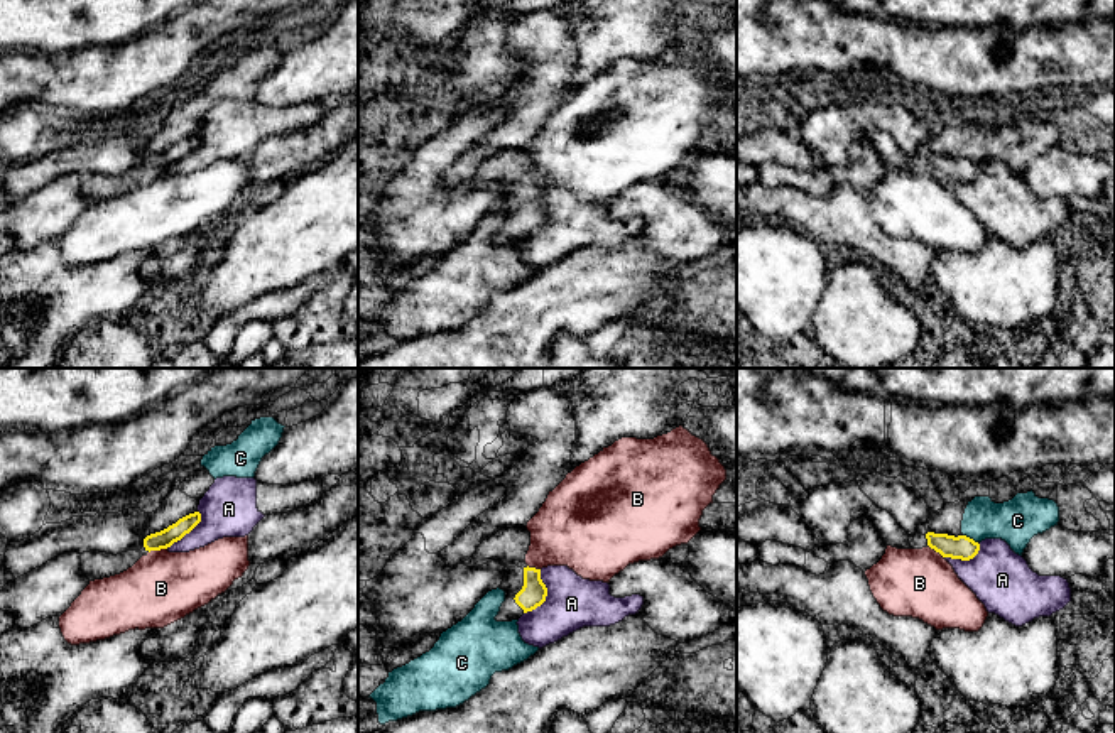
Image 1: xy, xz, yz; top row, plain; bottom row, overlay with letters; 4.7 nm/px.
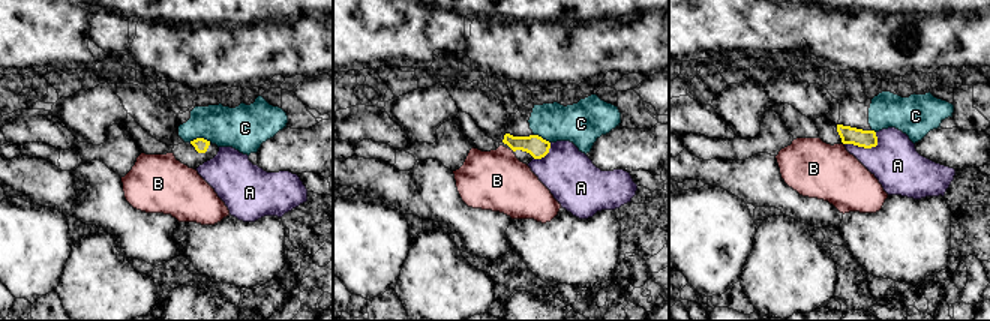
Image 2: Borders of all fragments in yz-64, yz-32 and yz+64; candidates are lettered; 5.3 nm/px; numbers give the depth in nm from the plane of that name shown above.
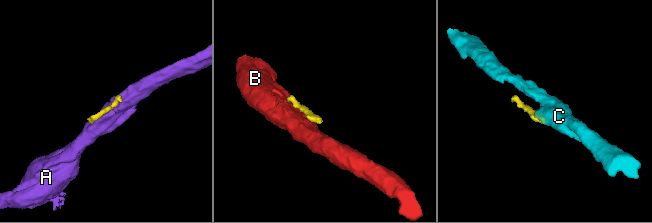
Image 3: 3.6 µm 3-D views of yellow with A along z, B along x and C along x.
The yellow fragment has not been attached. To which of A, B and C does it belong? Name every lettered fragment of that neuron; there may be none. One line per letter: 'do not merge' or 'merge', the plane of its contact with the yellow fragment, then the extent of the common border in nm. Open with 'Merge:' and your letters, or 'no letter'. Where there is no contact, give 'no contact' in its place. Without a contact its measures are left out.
Merge: no letter
A: do not merge | xz | 240 nm
B: do not merge | xy | 90 nm
C: do not merge | yz | 80 nm

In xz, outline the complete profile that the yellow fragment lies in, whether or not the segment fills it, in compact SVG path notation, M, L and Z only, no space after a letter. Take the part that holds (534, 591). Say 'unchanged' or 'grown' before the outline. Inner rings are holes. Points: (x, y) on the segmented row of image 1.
grown | M509 567L500 589L505 591L505 601L500 606L497 622L519 620L524 613L536 610L546 601L547 588L541 579L541 569Z

